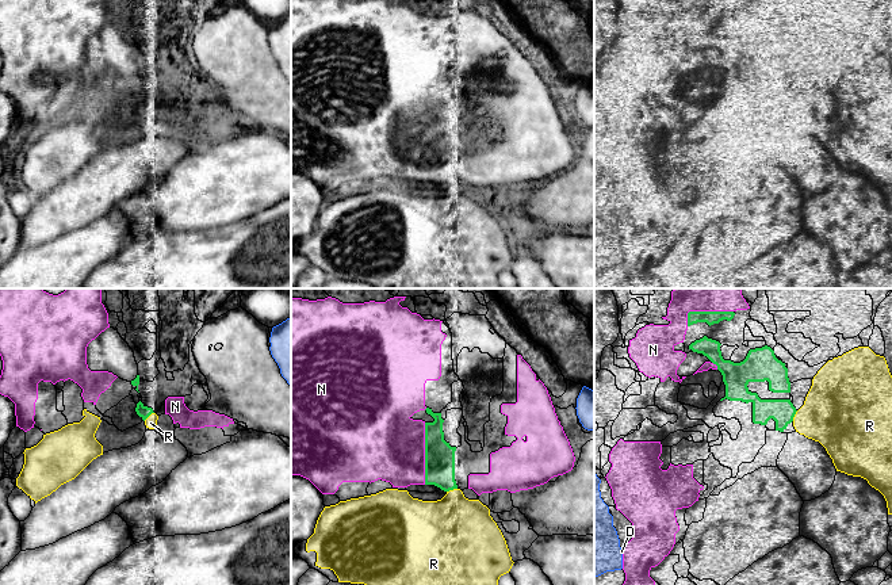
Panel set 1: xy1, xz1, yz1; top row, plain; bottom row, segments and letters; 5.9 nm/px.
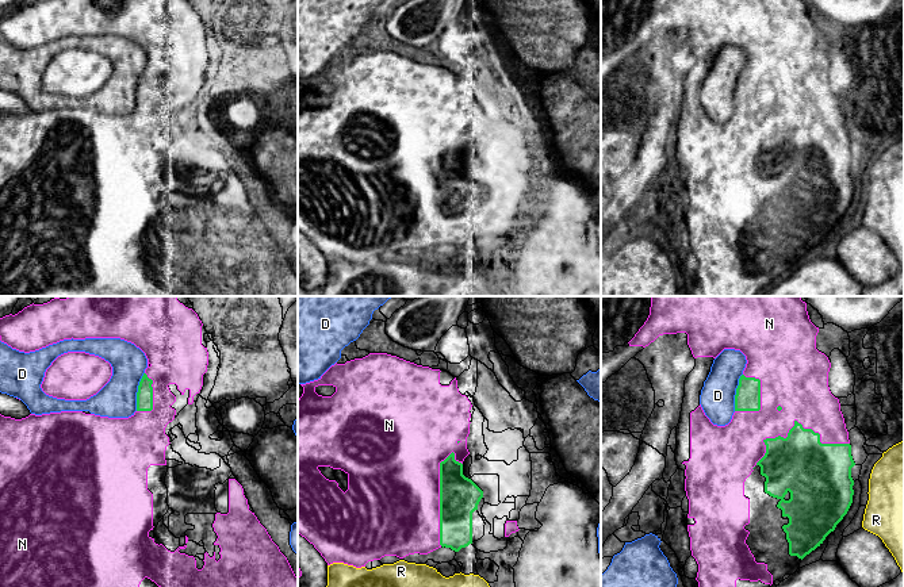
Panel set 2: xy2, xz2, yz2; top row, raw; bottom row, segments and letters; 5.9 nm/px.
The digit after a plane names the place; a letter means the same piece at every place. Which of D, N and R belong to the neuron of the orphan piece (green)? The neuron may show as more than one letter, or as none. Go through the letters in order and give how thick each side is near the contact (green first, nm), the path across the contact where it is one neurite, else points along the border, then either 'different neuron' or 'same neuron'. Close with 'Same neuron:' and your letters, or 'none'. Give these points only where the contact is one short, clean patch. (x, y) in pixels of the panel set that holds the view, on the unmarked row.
D: 100 nm thick on the green side, 220 nm on the other; border along xy2 (144, 69), (138, 83), (136, 107); different neuron
N: 360 nm thick on the green side, 360 nm on the other; same neuron
R: 180 nm thick on the green side, 420 nm on the other; different neuron
Same neuron: N

